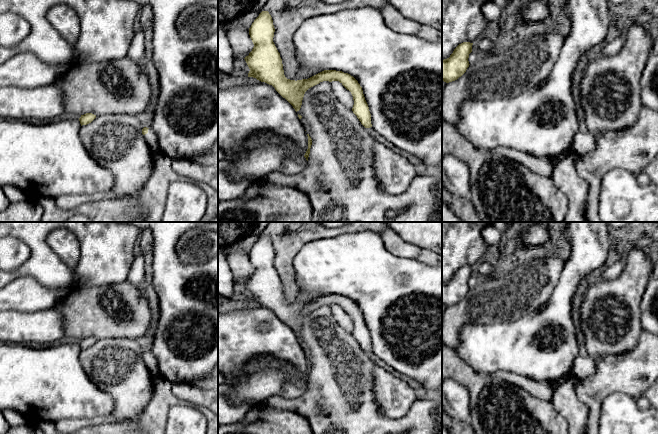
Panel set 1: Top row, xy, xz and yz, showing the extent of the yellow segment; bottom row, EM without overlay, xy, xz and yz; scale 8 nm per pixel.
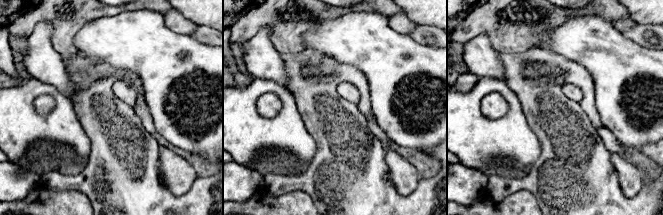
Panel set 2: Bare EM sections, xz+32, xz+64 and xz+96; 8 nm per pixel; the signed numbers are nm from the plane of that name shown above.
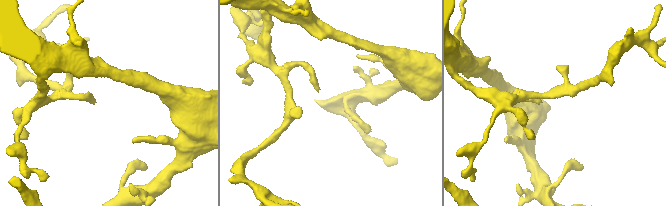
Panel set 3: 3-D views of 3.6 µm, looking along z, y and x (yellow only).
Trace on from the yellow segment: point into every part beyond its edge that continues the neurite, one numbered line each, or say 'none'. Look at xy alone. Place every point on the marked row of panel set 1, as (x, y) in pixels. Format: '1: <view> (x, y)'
1: xy (151, 138)

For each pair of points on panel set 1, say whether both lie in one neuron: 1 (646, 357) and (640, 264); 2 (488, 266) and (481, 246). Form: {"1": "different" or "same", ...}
{"1": "different", "2": "different"}

